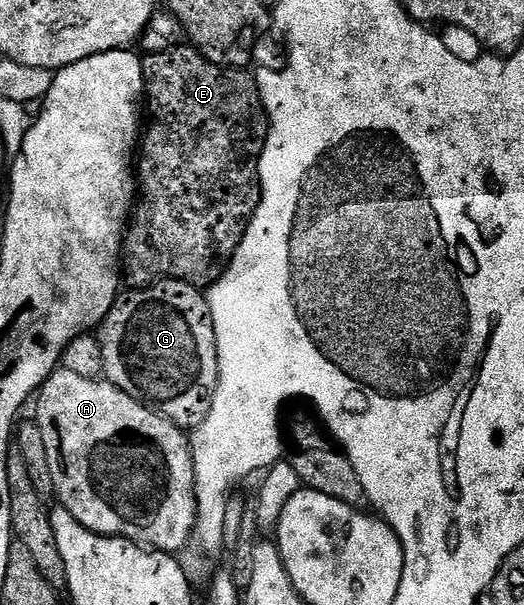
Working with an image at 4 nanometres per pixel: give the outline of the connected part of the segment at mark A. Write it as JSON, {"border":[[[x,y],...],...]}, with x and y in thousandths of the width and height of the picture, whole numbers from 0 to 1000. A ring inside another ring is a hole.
{"border":[[[111,608],[109,615],[99,617],[92,626],[76,640],[74,648],[67,656],[67,669],[71,663],[71,684],[67,684],[67,694],[74,712],[82,712],[82,734],[90,737],[90,760],[94,760],[97,770],[97,792],[101,793],[101,812],[111,828],[115,840],[135,845],[135,851],[143,851],[143,858],[158,871],[166,871],[176,881],[193,881],[200,888],[237,888],[240,894],[258,894],[265,901],[279,902],[302,914],[319,914],[324,917],[344,916],[344,907],[351,909],[355,902],[363,899],[368,886],[368,873],[376,863],[376,820],[372,818],[372,772],[368,770],[368,742],[361,737],[361,722],[357,721],[355,711],[342,707],[334,699],[326,699],[319,694],[309,683],[296,681],[294,676],[284,674],[282,669],[261,661],[260,656],[252,656],[246,650],[237,650],[231,641],[218,636],[214,630],[206,626],[187,626],[176,623],[174,626],[158,626],[158,620],[143,620],[143,613],[128,613],[124,608]]]}

